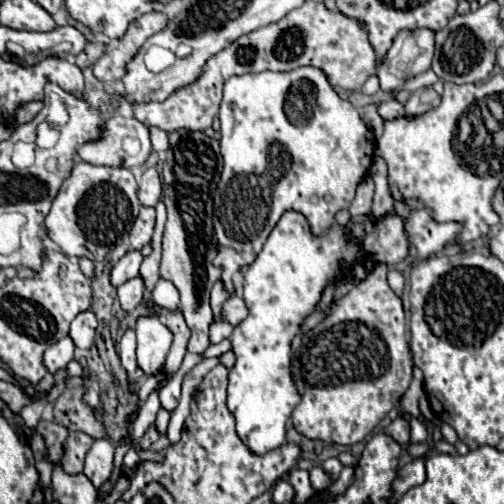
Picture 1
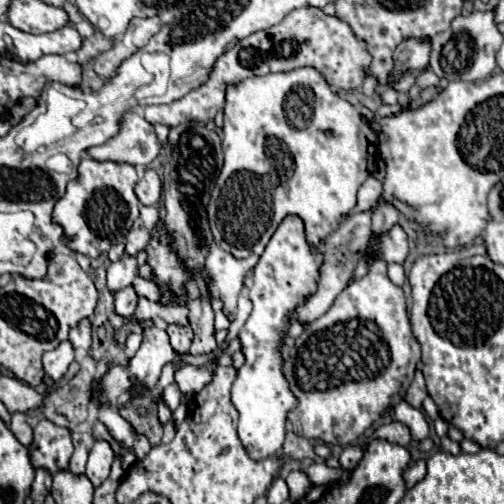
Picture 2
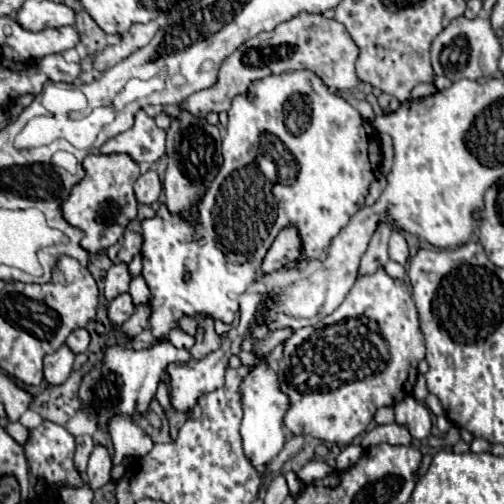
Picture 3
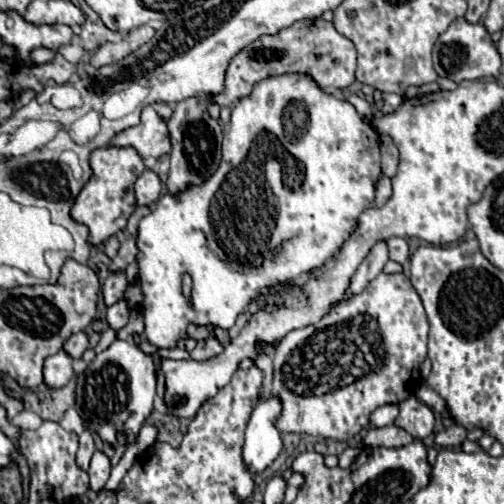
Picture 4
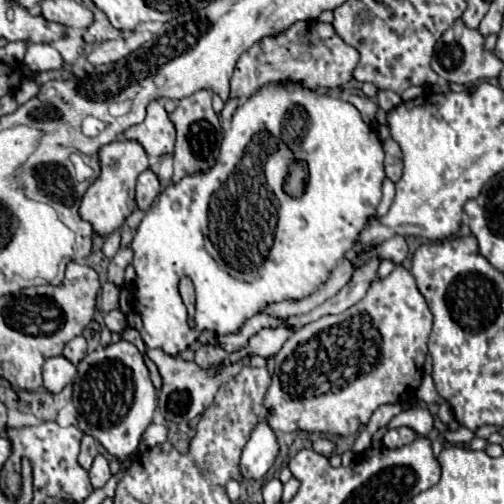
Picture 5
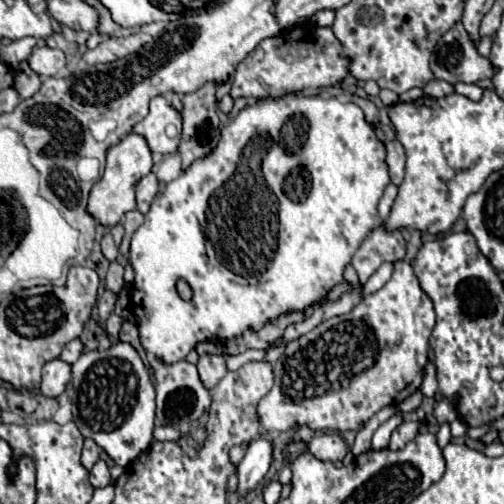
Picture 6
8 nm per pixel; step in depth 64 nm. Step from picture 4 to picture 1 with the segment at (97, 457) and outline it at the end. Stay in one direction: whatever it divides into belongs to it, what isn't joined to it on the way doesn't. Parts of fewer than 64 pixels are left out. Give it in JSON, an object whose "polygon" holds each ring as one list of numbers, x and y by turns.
{"polygon":[[96,440,92,448,86,454,84,474,90,478,90,482,98,488,108,480,112,474,112,458,114,458,114,446,108,440]]}

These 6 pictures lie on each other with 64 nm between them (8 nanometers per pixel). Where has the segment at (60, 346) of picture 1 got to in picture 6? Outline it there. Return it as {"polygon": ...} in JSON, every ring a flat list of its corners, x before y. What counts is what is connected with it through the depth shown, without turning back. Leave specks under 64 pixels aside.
{"polygon":[[52,360,44,366,40,392,48,398,58,398,66,390,66,384,70,382,70,378,72,378,70,364,64,364,62,360]]}

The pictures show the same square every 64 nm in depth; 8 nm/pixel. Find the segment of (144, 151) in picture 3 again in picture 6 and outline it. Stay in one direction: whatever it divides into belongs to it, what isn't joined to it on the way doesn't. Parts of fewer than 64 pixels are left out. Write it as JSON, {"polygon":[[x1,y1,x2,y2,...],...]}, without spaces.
{"polygon":[[156,96,150,102,150,114,134,126,142,134,154,154,176,152,182,138,182,114,164,98]]}

